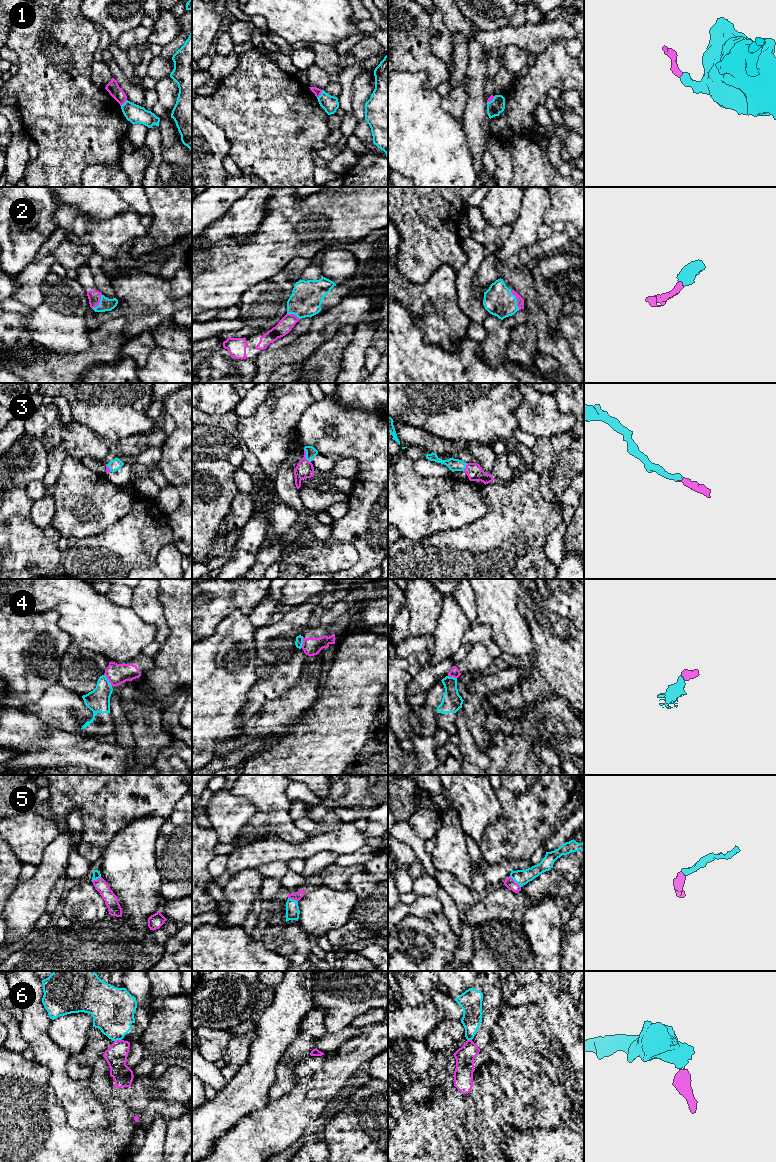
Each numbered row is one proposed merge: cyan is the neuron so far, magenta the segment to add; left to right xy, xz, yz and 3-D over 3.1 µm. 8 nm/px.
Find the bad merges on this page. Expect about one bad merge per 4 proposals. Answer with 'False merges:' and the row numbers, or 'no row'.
False merges: 1, 4, 6

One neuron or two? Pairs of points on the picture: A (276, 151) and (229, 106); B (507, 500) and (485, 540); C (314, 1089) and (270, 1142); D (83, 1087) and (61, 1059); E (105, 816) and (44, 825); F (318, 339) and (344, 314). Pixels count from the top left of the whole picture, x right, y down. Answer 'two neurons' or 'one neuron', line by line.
A: one neuron
B: one neuron
C: one neuron
D: one neuron
E: two neurons
F: one neuron

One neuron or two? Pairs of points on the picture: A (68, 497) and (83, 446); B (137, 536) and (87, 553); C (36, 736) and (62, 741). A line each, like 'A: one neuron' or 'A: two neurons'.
A: two neurons
B: one neuron
C: two neurons

